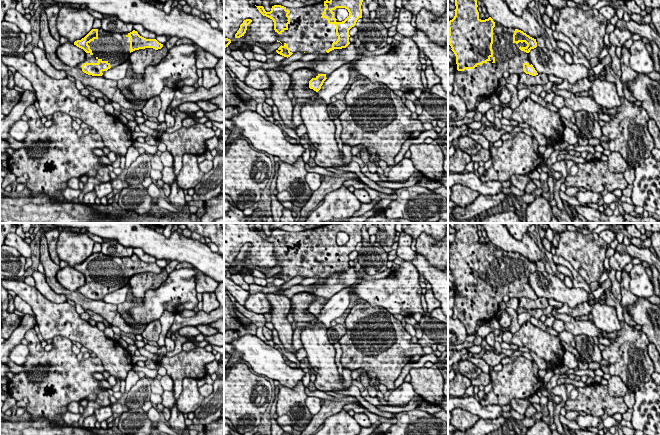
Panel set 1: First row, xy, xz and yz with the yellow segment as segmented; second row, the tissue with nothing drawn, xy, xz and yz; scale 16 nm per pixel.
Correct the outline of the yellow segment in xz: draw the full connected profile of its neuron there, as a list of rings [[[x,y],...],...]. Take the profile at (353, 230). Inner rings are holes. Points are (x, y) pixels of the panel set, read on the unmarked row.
[[[329,223],[324,226],[320,226],[315,229],[305,229],[299,232],[288,232],[281,229],[274,229],[270,236],[266,236],[263,230],[256,230],[259,236],[274,246],[274,254],[277,258],[277,266],[282,269],[276,274],[276,276],[284,281],[290,281],[296,276],[304,276],[306,278],[312,278],[318,276],[319,279],[312,284],[313,286],[320,286],[325,284],[325,279],[334,273],[346,272],[349,266],[349,254],[356,249],[359,242],[362,242],[361,229],[364,223]],[[338,232],[345,232],[349,236],[349,240],[342,246],[338,246],[336,243],[336,236]]]

